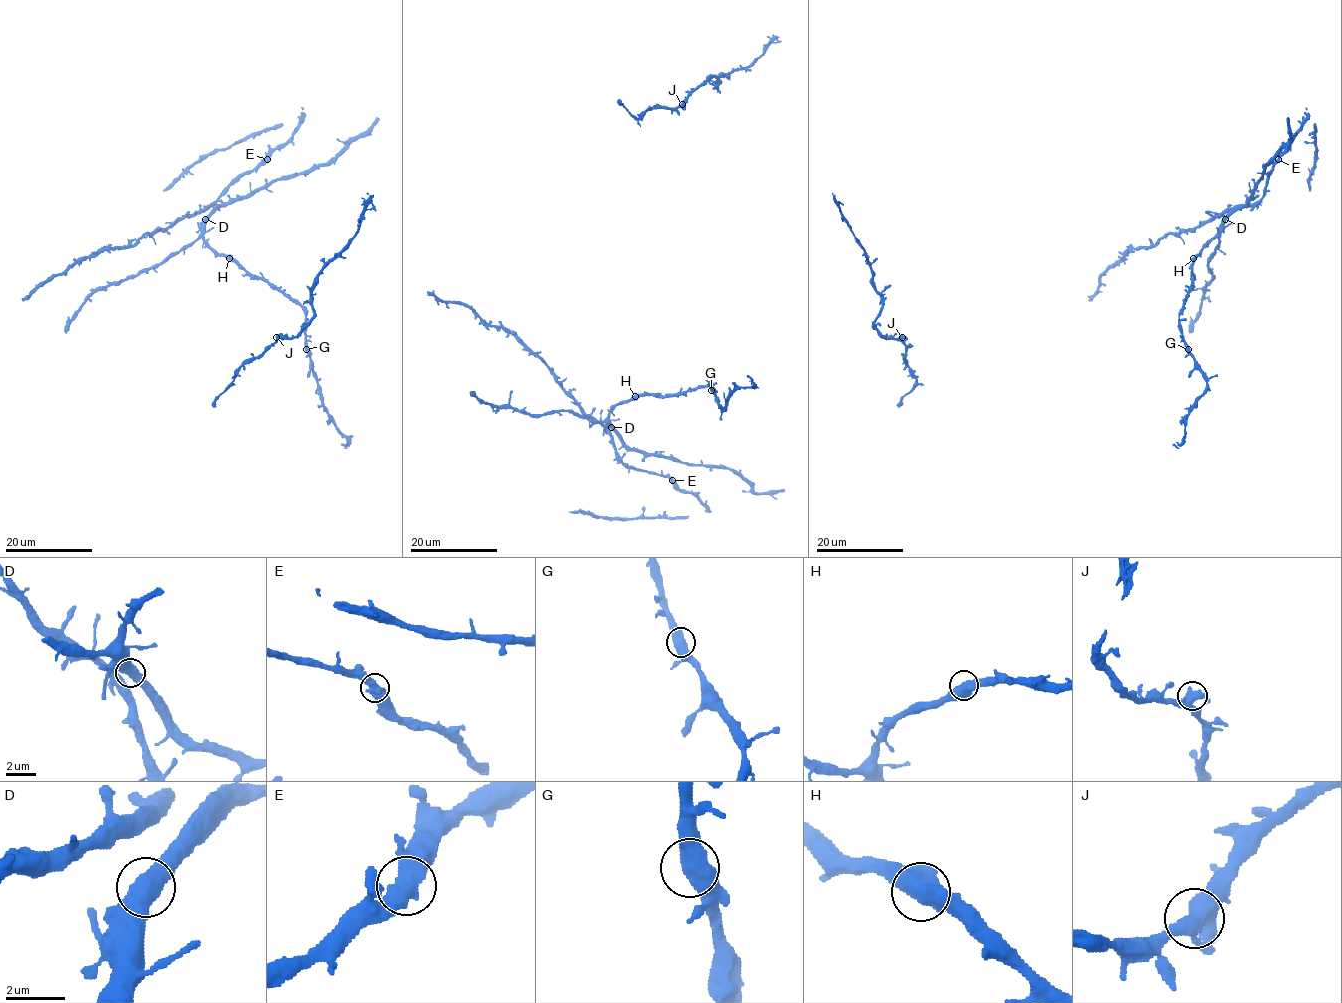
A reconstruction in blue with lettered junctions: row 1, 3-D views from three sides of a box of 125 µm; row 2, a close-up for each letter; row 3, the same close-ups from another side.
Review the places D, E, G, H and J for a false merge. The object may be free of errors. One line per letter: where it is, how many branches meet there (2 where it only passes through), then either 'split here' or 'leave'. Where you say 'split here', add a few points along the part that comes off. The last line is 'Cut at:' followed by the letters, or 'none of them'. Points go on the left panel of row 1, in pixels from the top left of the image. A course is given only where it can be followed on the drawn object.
D: (205, 219) | 2 | leave
E: (267, 159) | 2 | leave
G: (306, 349) | 2 | leave
H: (229, 258) | 2 | leave
J: (276, 337) | 2 | leave
Cut at: none of them

